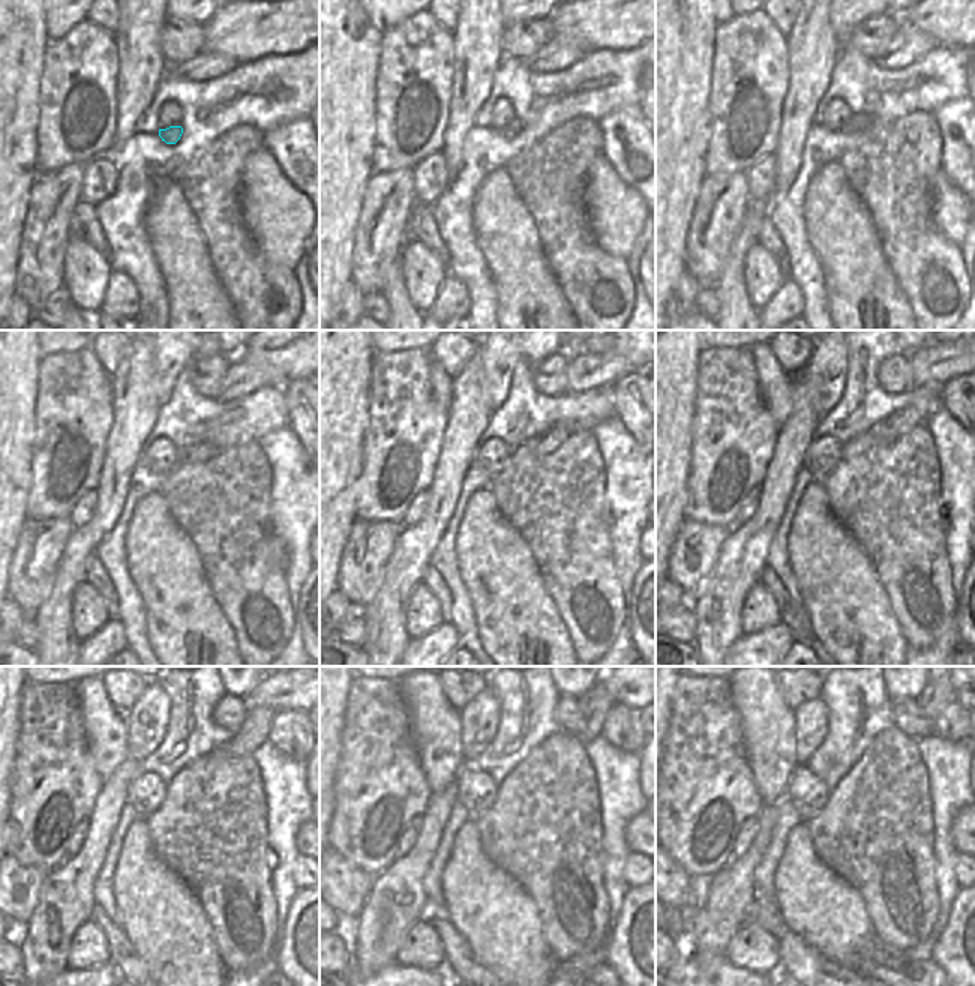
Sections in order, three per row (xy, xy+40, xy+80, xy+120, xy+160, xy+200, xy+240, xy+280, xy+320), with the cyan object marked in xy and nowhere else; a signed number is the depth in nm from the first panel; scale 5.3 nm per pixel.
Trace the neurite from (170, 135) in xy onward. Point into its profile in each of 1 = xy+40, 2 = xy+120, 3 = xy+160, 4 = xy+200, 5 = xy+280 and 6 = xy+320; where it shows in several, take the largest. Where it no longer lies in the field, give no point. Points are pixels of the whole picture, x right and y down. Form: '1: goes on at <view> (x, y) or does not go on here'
1: goes on at xy+40 (510, 131)
2: goes on at xy+120 (198, 452)
3: goes on at xy+160 (548, 443)
4: goes on at xy+200 (929, 398)
5: goes on at xy+280 (596, 703)
6: goes on at xy+320 (935, 697)

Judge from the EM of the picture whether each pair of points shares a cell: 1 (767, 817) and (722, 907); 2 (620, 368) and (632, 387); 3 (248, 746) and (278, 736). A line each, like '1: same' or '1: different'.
1: same
2: different
3: different

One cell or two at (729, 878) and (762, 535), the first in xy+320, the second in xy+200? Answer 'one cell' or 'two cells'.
one cell

